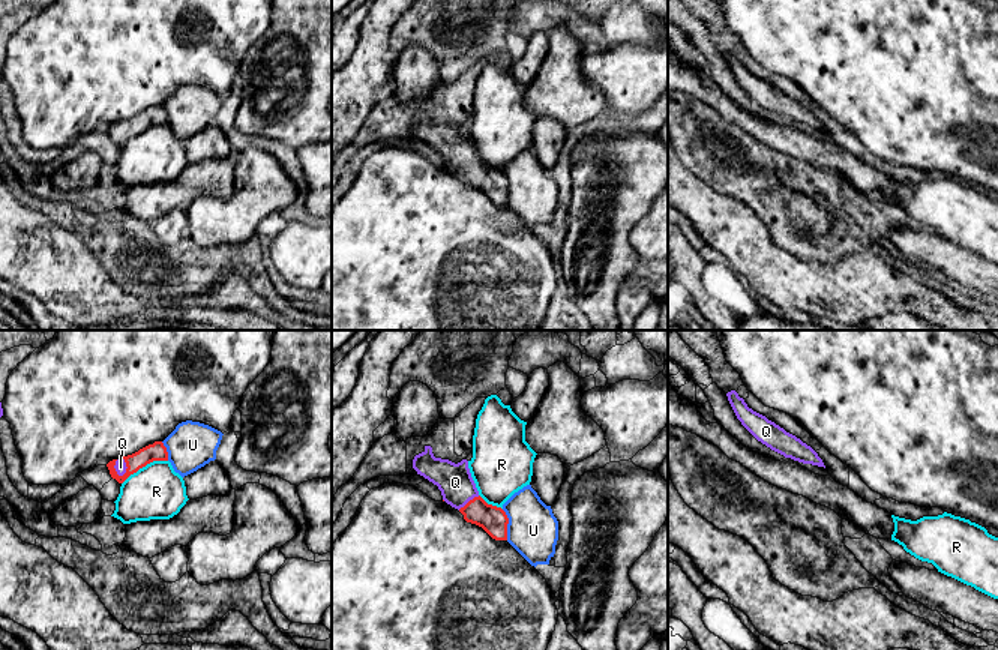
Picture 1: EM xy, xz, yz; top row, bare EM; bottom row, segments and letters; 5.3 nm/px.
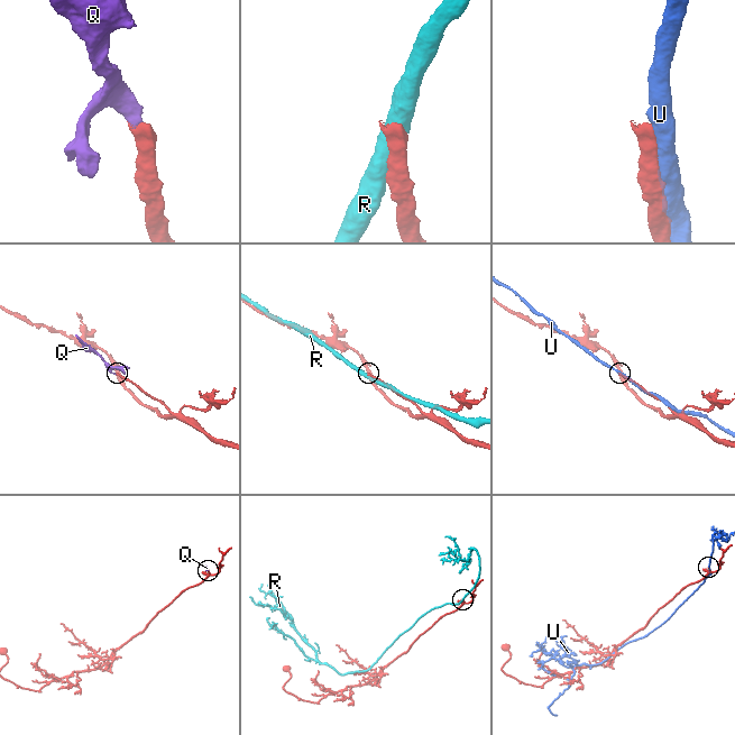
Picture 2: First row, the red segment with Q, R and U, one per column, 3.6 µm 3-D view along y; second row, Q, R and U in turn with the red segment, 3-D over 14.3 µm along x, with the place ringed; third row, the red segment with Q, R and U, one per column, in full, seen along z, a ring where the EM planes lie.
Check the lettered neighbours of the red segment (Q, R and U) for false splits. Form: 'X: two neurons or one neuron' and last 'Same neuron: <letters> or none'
Q: one neuron
R: two neurons
U: two neurons
Same neuron: Q

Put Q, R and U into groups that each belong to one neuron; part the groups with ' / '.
Q / R / U

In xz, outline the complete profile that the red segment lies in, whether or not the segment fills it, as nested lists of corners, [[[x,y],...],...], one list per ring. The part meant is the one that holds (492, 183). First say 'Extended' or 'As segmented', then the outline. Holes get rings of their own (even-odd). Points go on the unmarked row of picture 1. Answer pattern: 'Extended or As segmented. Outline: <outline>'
Extended. Outline: [[[425,110],[425,114],[414,120],[413,132],[437,149],[443,164],[458,173],[467,186],[482,191],[495,204],[507,204],[507,179],[479,159],[467,123],[455,128],[435,122],[432,111]]]

